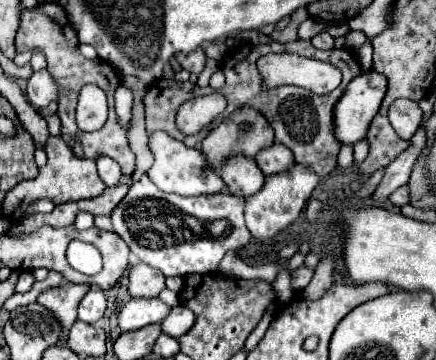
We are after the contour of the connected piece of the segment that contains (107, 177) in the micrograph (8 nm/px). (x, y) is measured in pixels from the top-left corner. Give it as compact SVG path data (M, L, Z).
M102 155L100 159L96 159L96 163L98 163L98 173L108 187L114 187L122 181L120 167L118 167L118 163L114 163L114 159L108 159L106 155Z

